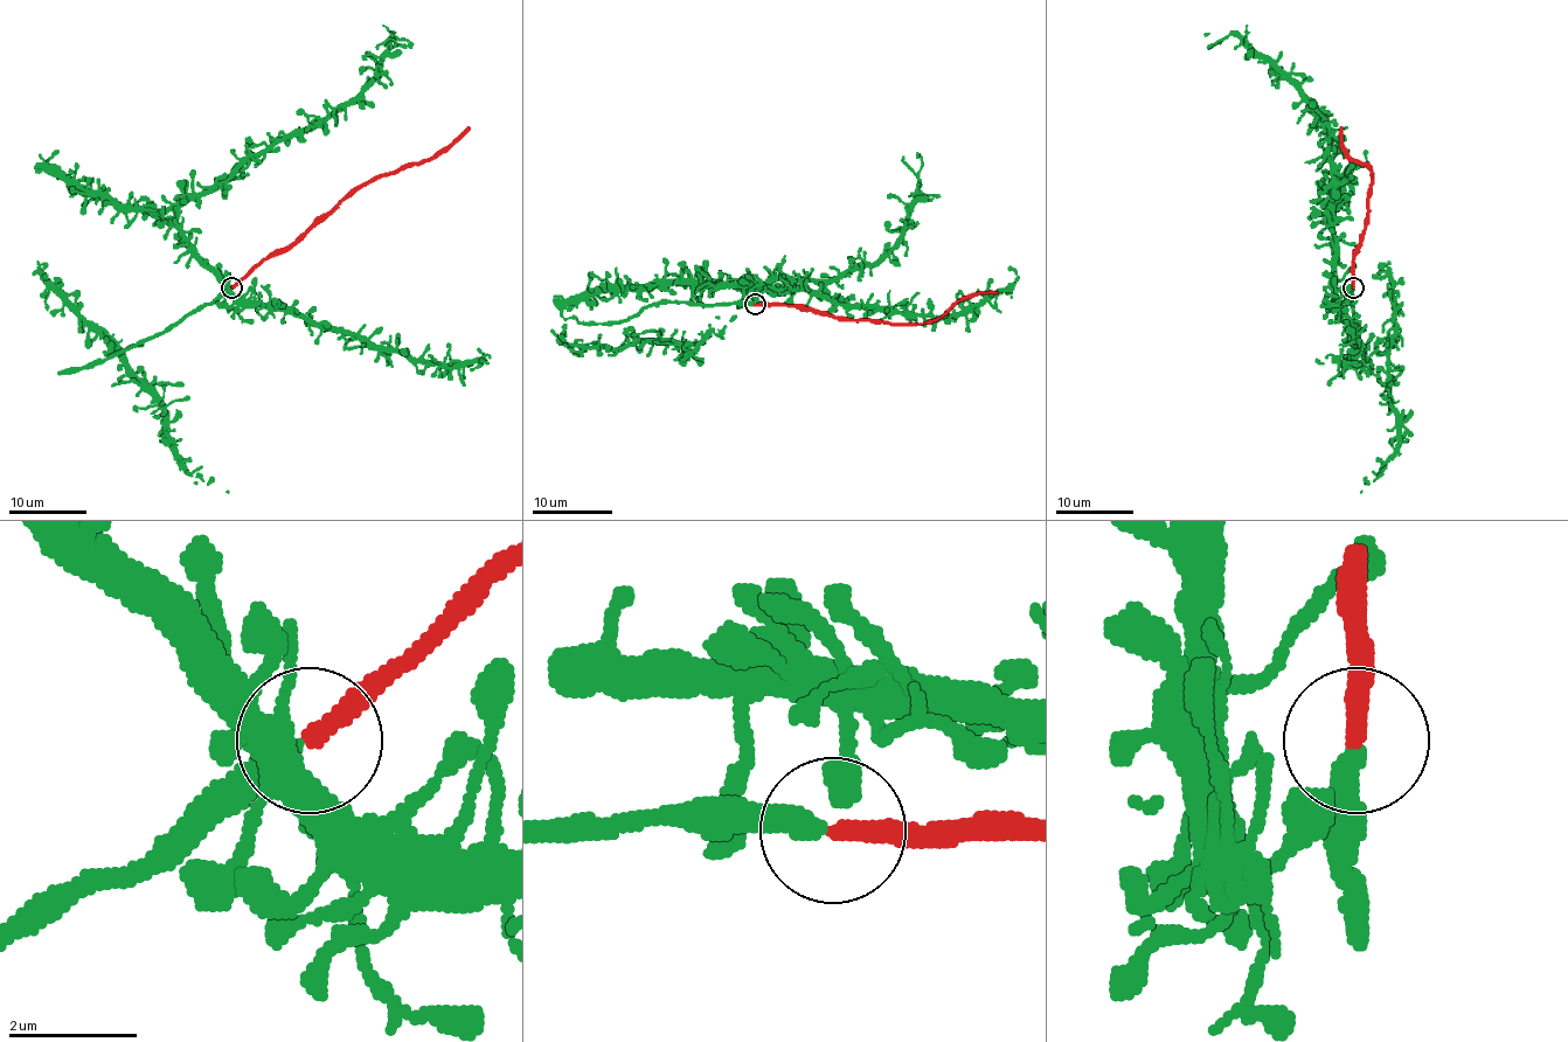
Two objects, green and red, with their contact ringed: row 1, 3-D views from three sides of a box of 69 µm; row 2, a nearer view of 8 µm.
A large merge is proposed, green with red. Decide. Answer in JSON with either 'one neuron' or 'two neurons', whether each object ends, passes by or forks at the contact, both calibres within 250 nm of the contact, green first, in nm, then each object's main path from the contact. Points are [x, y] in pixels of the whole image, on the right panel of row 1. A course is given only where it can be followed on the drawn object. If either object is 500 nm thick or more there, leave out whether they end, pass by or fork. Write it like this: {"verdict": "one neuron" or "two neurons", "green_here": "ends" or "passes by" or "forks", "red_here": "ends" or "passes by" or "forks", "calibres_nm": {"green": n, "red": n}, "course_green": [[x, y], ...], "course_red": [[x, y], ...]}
{"verdict": "one neuron", "green_here": "passes by", "red_here": "ends", "calibres_nm": {"green": 240, "red": 280}, "course_green": [[1352, 287], [1340, 301], [1329, 208], [1329, 131], [1315, 108], [1239, 37], [1229, 34], [1212, 43], [1204, 34]], "course_red": [[1352, 287], [1352, 256], [1366, 227], [1372, 172], [1344, 151], [1340, 127]]}

